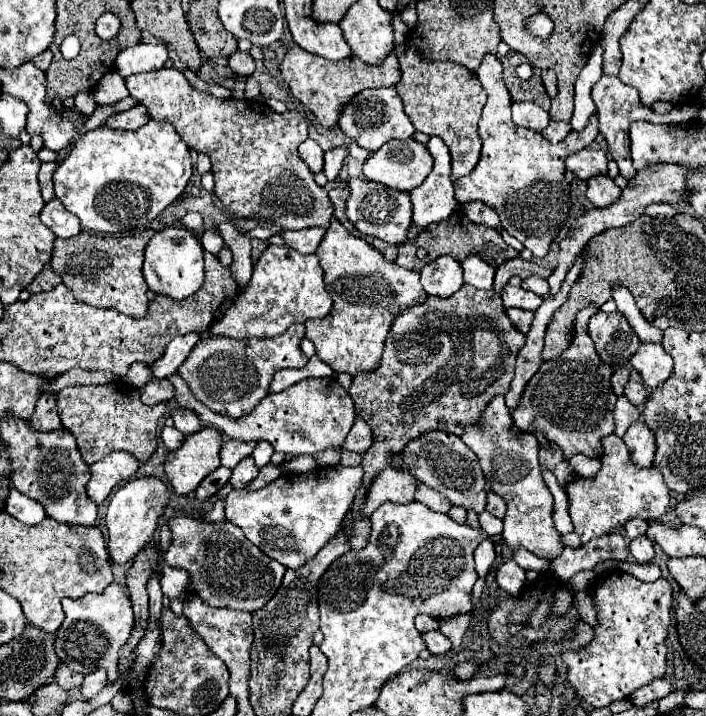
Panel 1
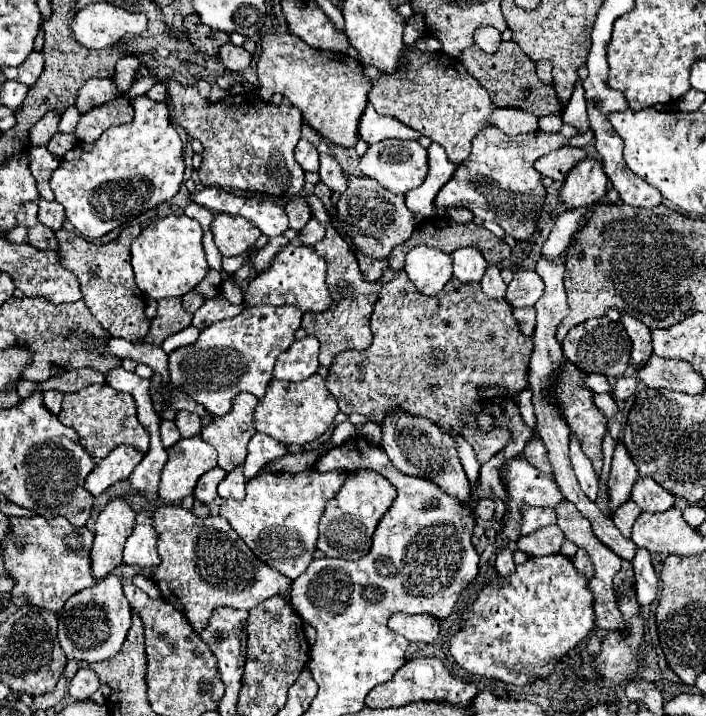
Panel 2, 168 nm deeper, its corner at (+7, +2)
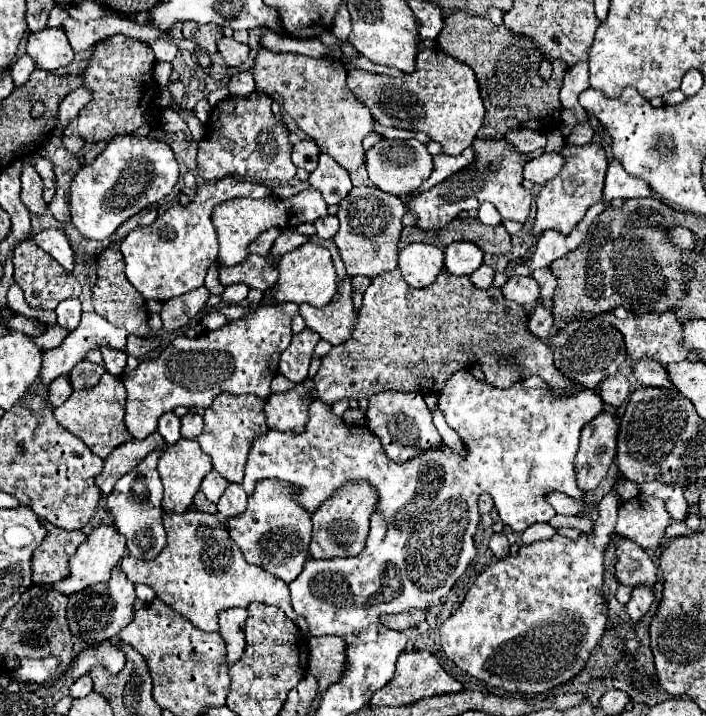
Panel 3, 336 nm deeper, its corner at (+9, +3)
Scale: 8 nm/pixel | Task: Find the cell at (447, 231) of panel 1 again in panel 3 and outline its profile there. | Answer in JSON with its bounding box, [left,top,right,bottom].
[398,219,510,255]

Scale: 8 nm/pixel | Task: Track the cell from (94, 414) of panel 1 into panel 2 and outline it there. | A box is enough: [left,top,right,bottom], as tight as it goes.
[58,384,148,460]

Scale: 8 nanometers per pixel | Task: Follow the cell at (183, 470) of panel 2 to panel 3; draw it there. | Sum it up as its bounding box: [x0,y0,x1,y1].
[158,439,212,513]

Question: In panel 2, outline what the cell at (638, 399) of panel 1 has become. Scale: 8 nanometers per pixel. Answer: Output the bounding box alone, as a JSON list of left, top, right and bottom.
[612,376,638,400]

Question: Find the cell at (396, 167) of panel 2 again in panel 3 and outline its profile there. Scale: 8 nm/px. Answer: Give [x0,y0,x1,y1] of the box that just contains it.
[366,139,434,197]

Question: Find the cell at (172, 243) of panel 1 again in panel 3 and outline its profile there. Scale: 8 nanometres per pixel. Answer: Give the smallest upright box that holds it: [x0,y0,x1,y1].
[120,175,272,303]

